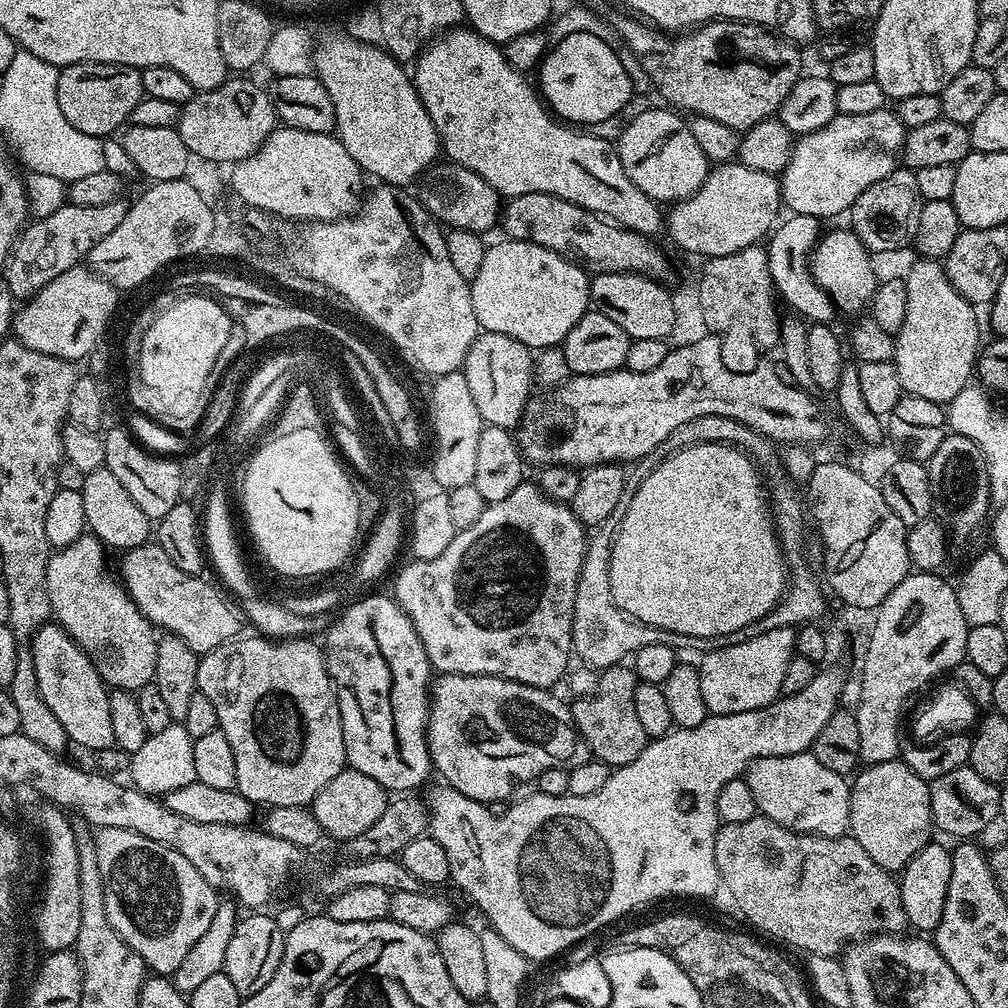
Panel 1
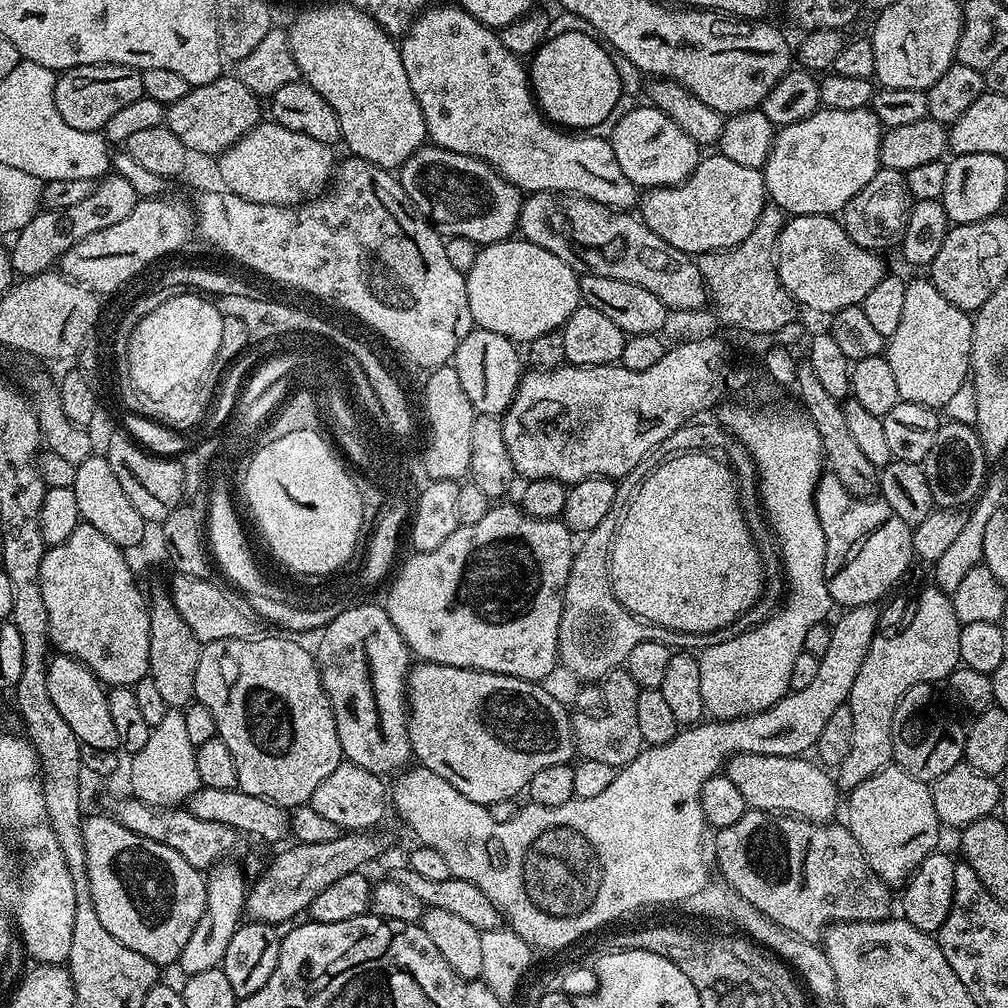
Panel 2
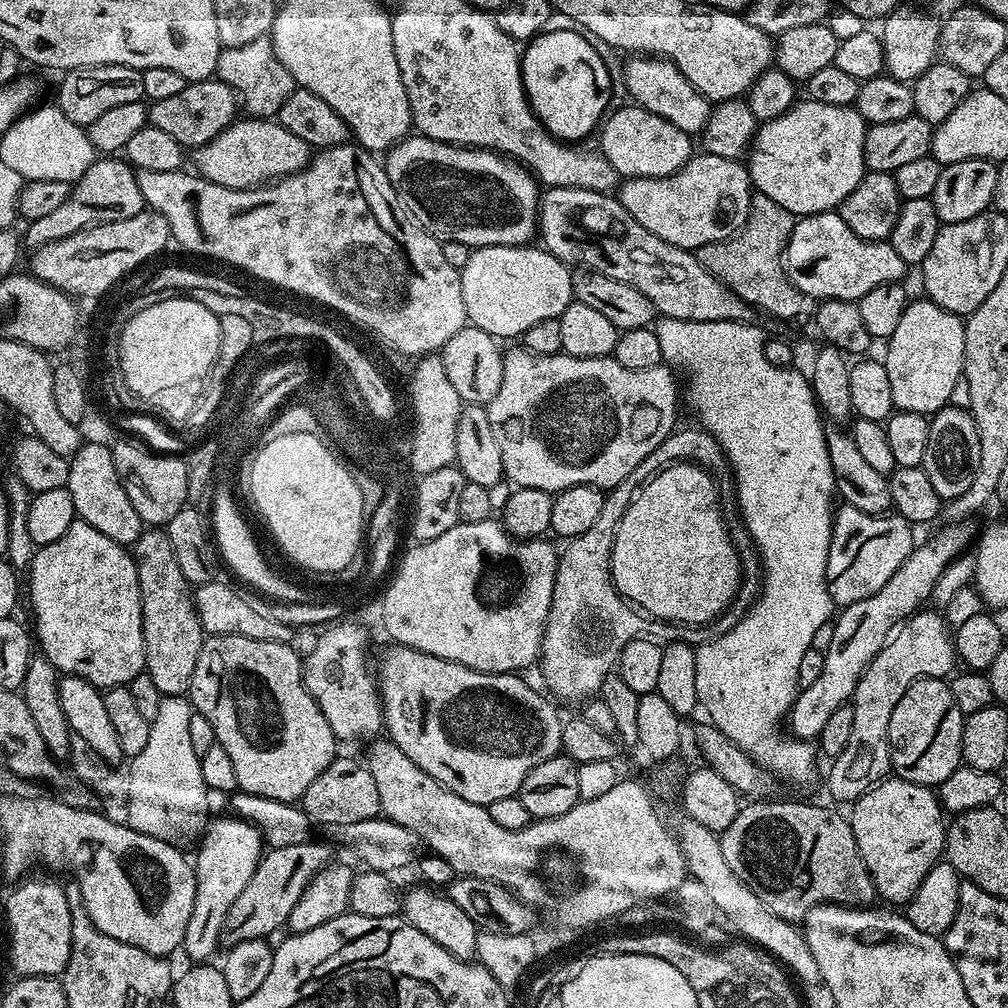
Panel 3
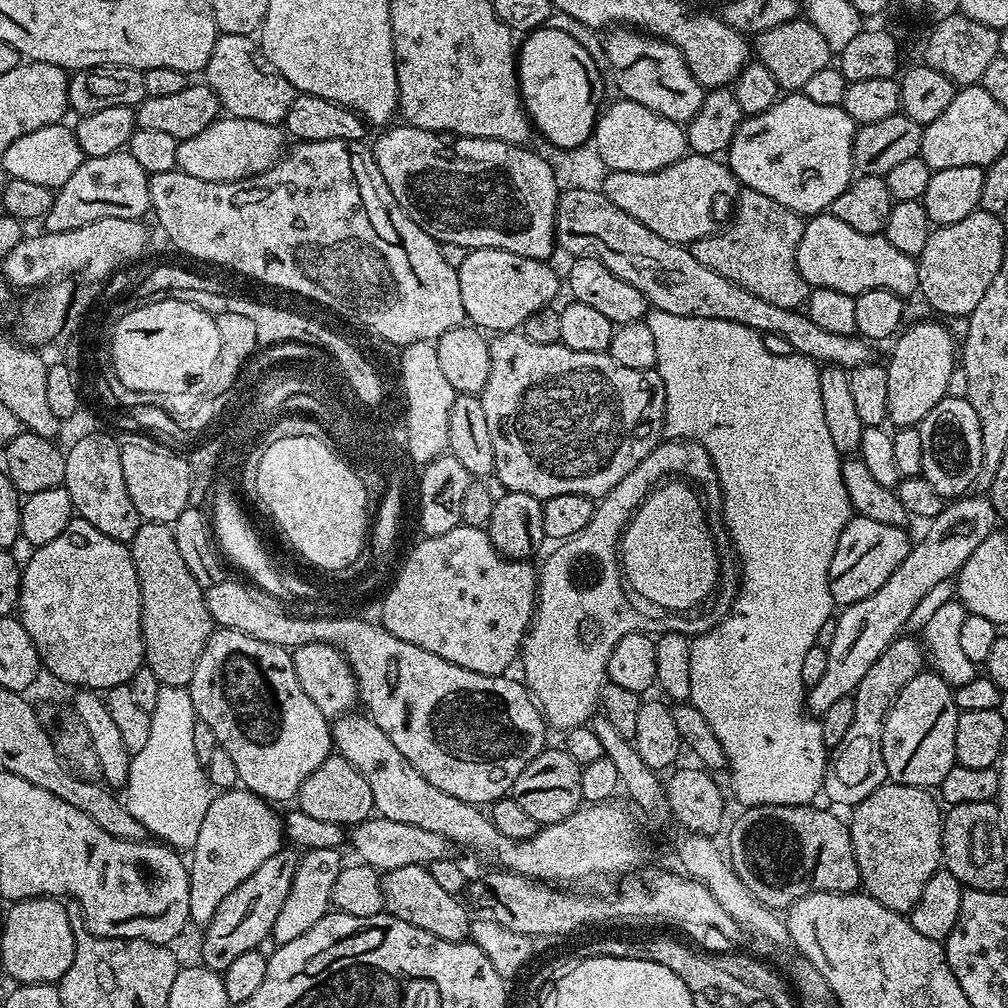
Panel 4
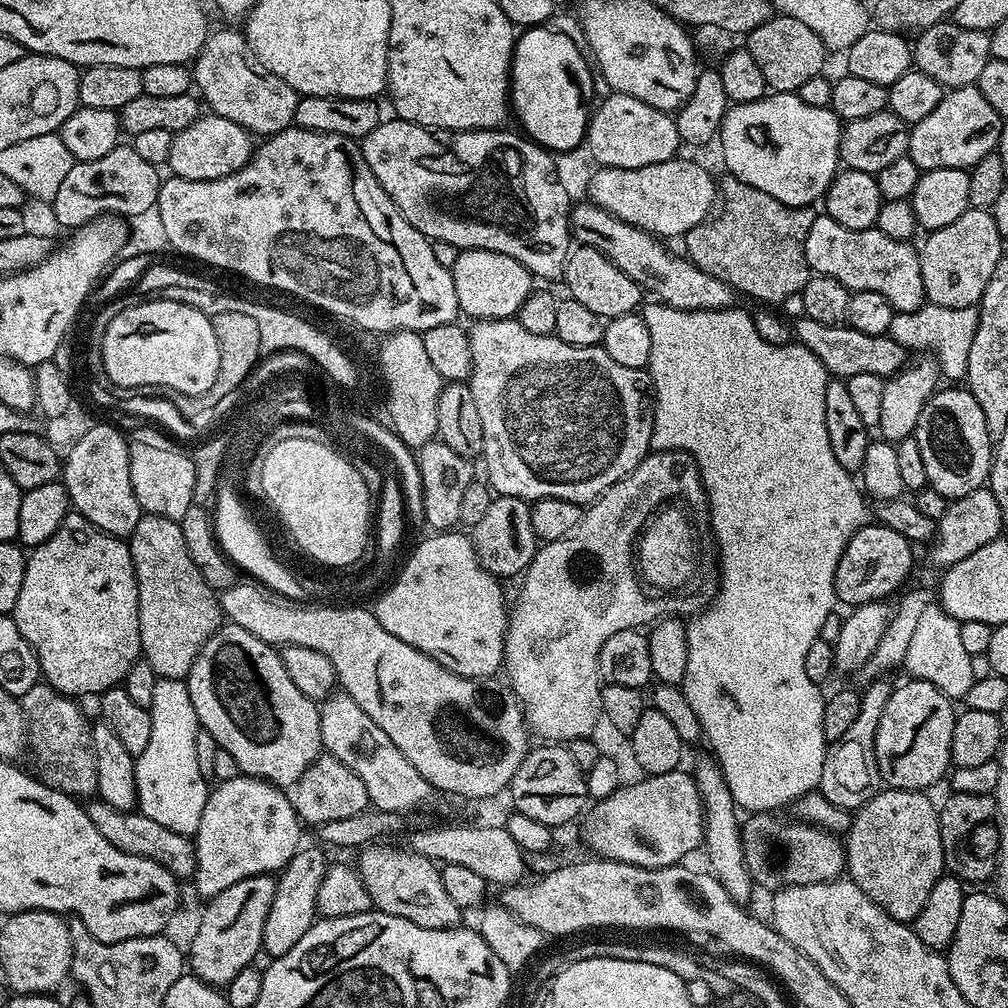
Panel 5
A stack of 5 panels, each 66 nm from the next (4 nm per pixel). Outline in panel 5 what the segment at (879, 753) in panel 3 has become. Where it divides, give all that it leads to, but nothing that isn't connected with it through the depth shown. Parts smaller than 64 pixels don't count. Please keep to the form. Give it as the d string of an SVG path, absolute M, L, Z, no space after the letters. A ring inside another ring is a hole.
M884 678L873 679L872 685L866 690L863 689L858 718L850 726L850 730L846 730L846 734L842 734L840 740L827 745L818 790L827 800L834 802L834 806L839 808L845 810L861 808L870 797L881 791L882 781L876 761L874 738L878 730L878 722L882 718L882 710L893 689L893 685L887 684L886 681L887 679Z

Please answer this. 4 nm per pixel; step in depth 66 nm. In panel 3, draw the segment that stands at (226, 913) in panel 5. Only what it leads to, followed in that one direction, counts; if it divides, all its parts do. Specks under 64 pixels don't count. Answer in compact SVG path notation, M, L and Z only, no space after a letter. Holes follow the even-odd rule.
M309 842L298 846L282 846L268 848L260 857L260 864L250 874L250 882L246 882L242 894L230 906L230 914L226 914L226 922L222 933L225 945L231 946L243 940L263 940L271 937L276 927L287 925L290 910L294 910L298 898L302 898L302 890L323 868L327 868L333 859L329 845Z

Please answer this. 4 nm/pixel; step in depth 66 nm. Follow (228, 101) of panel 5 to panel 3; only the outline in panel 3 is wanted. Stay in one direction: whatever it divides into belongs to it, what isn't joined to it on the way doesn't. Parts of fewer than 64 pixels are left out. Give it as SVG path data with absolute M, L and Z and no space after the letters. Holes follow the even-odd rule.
M268 36L246 42L246 46L224 48L218 58L216 76L236 91L239 103L249 117L275 117L282 102L286 102L286 98L290 98L290 94L298 87L290 70L286 70L286 66L282 66L282 62L274 54L272 41Z

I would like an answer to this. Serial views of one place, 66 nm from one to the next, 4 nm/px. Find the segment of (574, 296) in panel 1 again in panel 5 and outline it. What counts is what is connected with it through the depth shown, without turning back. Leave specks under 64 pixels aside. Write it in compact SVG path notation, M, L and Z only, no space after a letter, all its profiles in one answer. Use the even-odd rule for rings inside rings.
M463 249L450 271L454 278L454 294L458 294L460 312L476 320L507 320L515 317L522 302L526 302L534 290L534 277L526 270L526 266L494 250Z

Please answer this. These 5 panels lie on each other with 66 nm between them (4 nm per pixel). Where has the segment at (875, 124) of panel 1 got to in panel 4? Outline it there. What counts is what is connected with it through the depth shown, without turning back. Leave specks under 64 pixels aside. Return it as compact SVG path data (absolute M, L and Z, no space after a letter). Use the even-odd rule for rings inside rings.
M803 91L794 92L777 100L770 110L740 121L732 145L728 147L726 163L744 188L758 190L758 194L782 202L782 206L794 210L799 216L811 218L831 209L838 194L852 183L852 147L857 127L842 106L822 106L819 102L810 102Z

